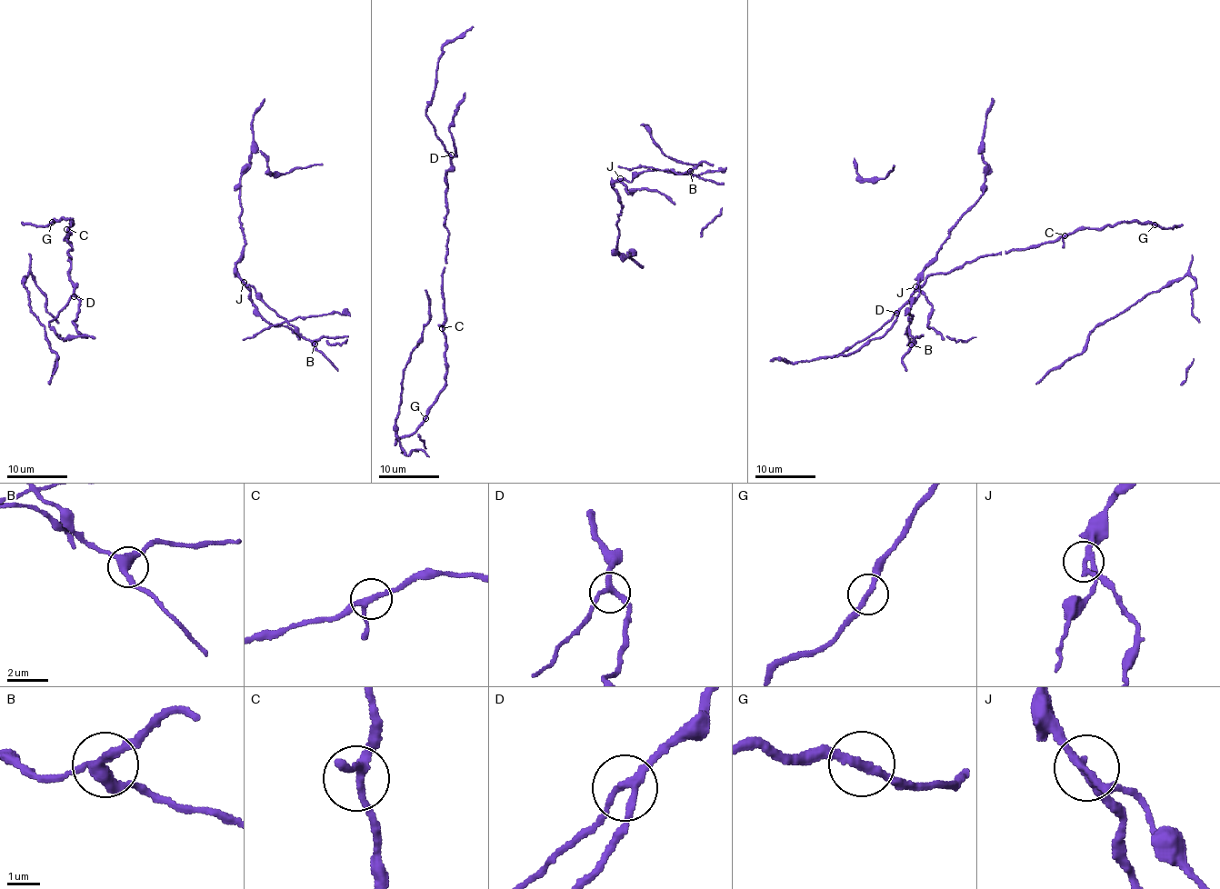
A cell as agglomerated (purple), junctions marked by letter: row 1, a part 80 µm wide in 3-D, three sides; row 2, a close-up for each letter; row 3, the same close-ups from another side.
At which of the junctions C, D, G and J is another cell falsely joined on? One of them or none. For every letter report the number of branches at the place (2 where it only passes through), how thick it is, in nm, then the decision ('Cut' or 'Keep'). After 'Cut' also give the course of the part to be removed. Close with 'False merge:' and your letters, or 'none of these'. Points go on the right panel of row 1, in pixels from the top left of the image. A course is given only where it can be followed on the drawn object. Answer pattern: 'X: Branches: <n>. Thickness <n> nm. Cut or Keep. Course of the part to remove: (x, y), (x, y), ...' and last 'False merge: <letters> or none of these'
C: Branches: 3. Thickness 220 nm. Keep
D: Branches: 3. Thickness 200 nm. Keep
G: Branches: 2. Thickness 240 nm. Keep
J: Branches: 3. Thickness 220 nm. Cut
False merge: J

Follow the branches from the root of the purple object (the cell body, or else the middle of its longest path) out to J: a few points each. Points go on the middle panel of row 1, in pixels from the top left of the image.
J: (640, 167), (660, 170), (639, 173), (630, 183), (620, 178)

